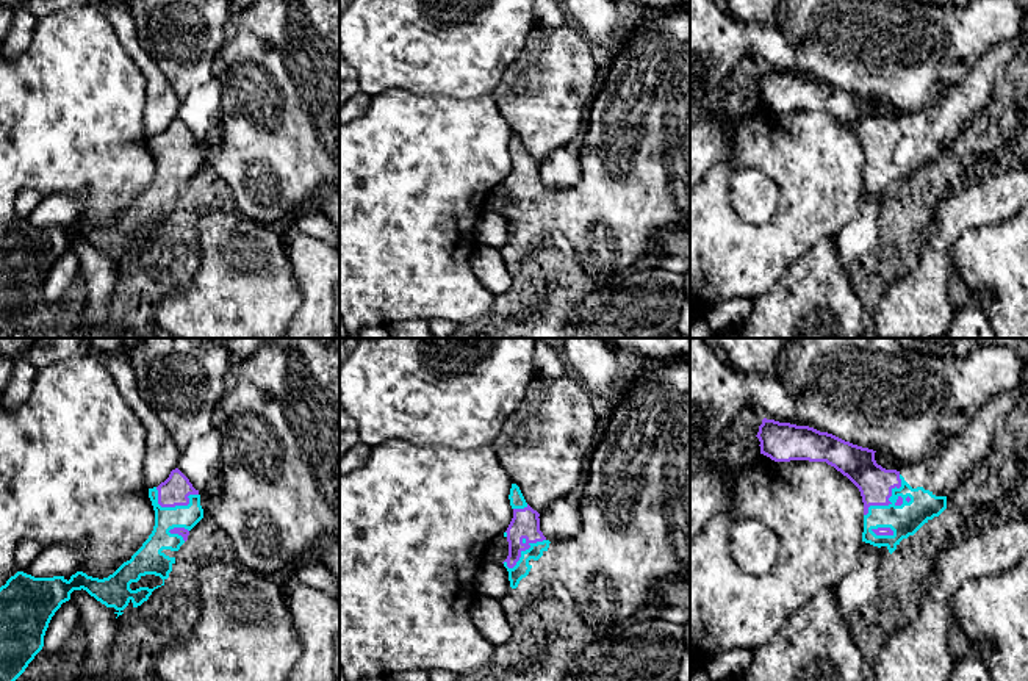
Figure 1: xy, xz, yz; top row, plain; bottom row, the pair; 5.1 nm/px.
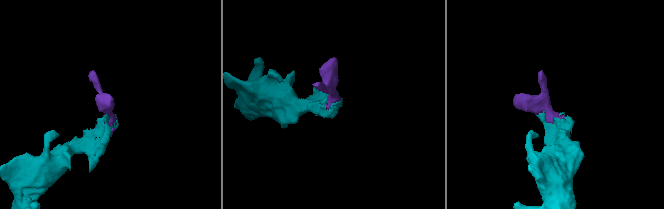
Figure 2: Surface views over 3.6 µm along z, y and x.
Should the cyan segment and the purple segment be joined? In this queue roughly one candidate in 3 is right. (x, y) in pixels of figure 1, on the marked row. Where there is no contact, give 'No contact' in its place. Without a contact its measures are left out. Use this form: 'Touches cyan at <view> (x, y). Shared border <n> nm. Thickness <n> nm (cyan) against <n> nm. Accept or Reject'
Touches cyan at yz (889, 500). Shared border 280 nm. Thickness 170 nm (cyan) against 180 nm. Accept

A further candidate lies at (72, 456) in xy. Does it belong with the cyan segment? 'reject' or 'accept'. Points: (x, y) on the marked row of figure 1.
reject

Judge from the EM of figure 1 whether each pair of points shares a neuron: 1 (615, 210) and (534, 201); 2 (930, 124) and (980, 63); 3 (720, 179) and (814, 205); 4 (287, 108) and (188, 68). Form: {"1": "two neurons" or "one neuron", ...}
{"1": "one neuron", "2": "one neuron", "3": "one neuron", "4": "two neurons"}

